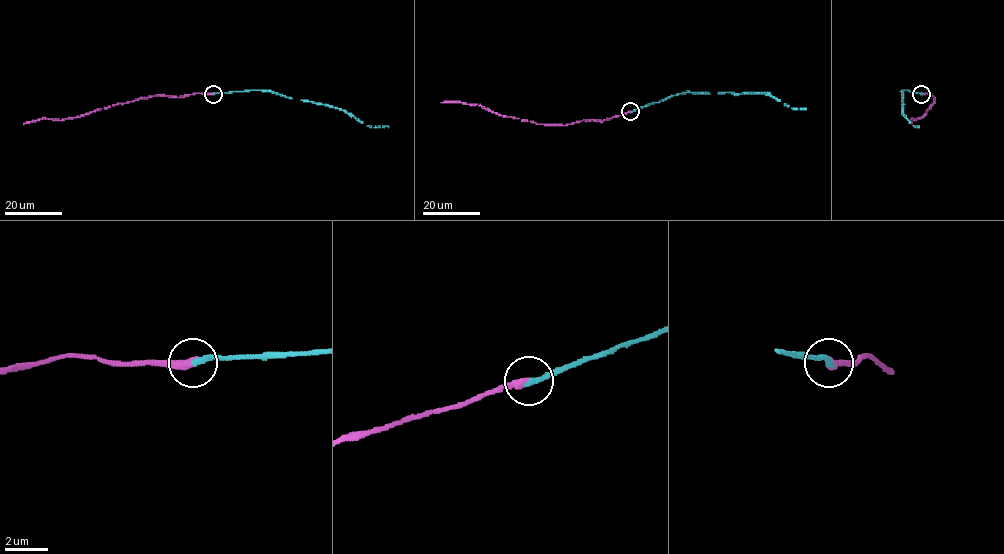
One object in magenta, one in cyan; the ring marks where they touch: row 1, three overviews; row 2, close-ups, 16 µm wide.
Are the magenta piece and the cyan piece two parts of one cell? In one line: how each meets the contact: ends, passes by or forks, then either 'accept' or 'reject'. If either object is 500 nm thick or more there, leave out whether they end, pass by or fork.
magenta ends | cyan ends | accept

